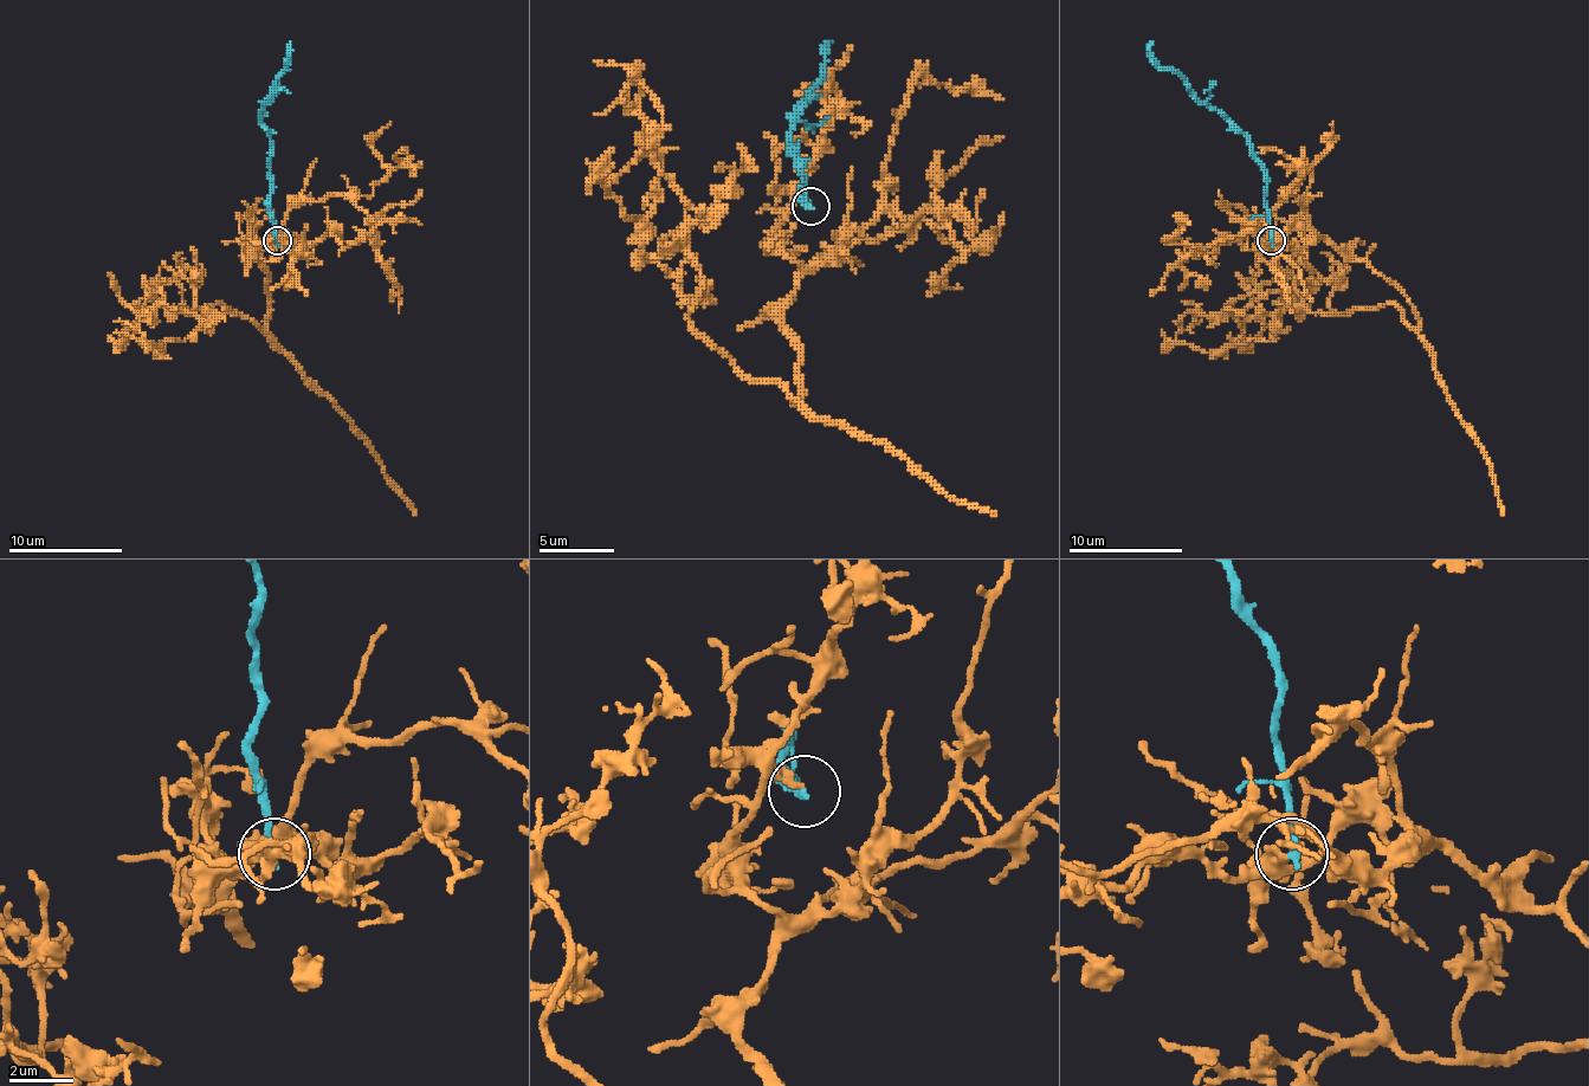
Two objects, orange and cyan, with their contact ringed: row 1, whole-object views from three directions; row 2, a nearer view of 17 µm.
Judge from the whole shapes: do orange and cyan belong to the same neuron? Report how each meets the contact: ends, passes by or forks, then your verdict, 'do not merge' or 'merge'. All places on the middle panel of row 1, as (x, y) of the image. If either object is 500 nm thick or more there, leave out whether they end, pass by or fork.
orange ends | cyan ends | do not merge

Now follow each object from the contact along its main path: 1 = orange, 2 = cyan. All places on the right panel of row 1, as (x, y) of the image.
1: (1270, 241), (1330, 238), (1418, 324), (1312, 312), (1310, 282), (1241, 312), (1235, 272)
2: (1270, 241), (1264, 165), (1241, 133), (1205, 104), (1176, 73), (1162, 68), (1150, 53), (1153, 41)

